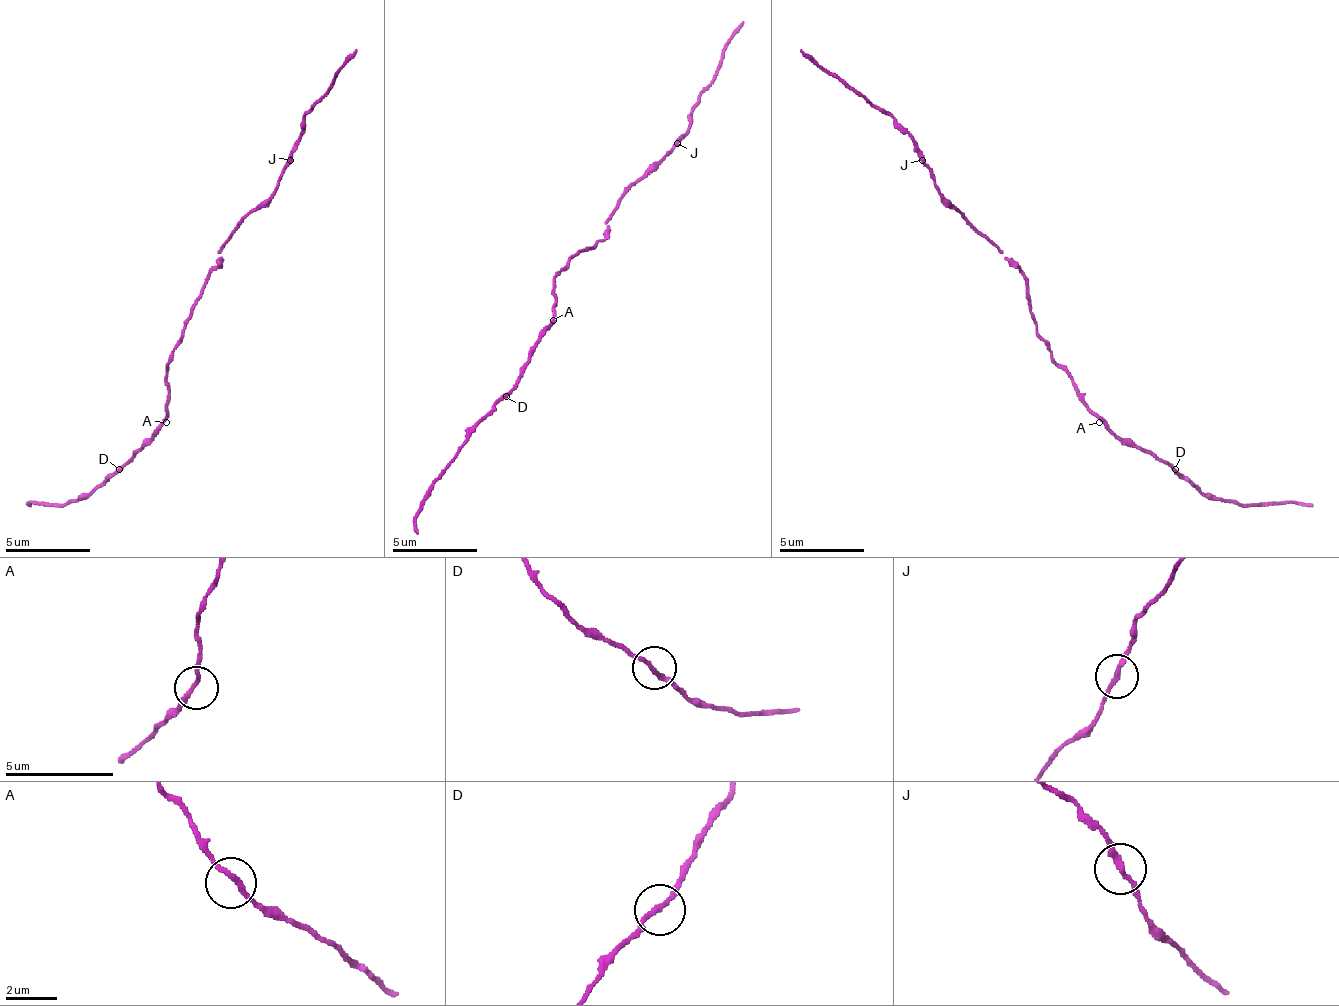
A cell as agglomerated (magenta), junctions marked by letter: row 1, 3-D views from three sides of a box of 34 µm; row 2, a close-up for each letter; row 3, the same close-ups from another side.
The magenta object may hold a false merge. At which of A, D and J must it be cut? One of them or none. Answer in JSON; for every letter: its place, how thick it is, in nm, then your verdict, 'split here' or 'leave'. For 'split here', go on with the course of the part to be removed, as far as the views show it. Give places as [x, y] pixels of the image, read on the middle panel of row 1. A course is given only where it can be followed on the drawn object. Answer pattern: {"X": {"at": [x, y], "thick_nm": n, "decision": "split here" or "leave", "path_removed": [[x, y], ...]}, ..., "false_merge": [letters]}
{"A": {"at": [553, 320], "thick_nm": 190, "decision": "leave"}, "D": {"at": [506, 396], "thick_nm": 190, "decision": "leave"}, "J": {"at": [677, 143], "thick_nm": 200, "decision": "leave"}, "false_merge": []}

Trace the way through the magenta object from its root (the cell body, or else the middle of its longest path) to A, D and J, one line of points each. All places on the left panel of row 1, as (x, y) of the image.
A: (191, 320), (183, 333), (183, 341), (174, 350), (174, 358), (166, 375), (166, 388), (170, 392), (166, 422)
D: (191, 320), (166, 375), (170, 392), (166, 422), (119, 469)
J: (191, 320), (191, 303), (204, 286), (204, 278), (216, 265), (221, 248), (276, 188), (276, 180), (289, 159)

